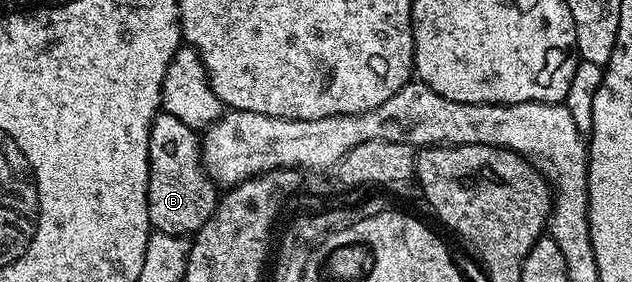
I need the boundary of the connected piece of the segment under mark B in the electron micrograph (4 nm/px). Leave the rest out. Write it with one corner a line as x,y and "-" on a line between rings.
160,112
151,125
149,142
149,220
161,234
193,236
213,216
217,205
216,183
203,169
201,138
190,126
181,124
177,116

